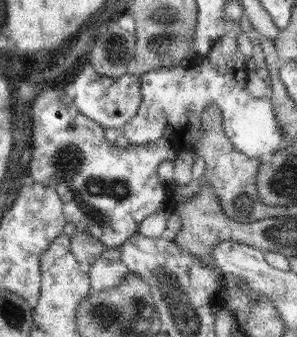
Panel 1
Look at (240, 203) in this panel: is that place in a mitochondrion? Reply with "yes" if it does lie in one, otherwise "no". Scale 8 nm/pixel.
yes

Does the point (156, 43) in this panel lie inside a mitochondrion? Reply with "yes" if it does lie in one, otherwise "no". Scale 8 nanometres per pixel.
yes

